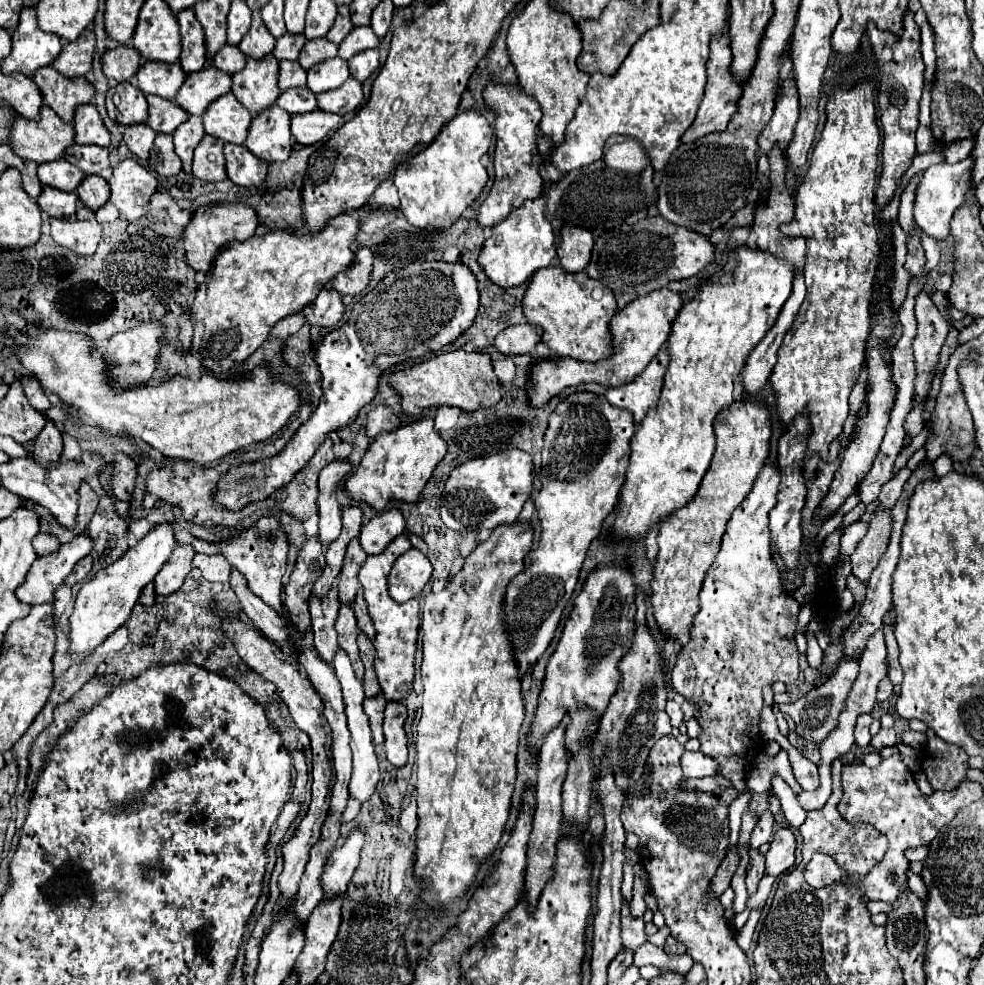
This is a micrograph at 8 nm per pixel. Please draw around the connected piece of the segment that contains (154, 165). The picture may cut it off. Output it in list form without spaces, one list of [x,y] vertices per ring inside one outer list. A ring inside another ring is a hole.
[[[166,133],[156,135],[148,163],[150,163],[150,169],[162,177],[172,177],[182,169],[180,157],[176,155],[172,145],[172,135],[166,135]]]

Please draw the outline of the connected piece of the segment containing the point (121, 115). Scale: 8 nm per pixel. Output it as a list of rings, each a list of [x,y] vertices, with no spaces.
[[[132,81],[110,87],[106,93],[106,107],[110,119],[122,125],[144,123],[148,117],[146,97]]]

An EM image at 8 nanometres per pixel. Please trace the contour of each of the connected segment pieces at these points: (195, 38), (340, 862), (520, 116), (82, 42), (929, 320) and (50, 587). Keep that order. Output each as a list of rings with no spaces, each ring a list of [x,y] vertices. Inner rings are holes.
[[[182,9],[182,13],[176,15],[182,35],[182,55],[180,65],[186,73],[194,73],[198,69],[206,67],[206,43],[204,43],[204,31],[198,19],[194,17],[192,9]]]
[[[354,827],[346,837],[344,845],[336,847],[334,853],[330,853],[330,861],[326,863],[326,869],[322,873],[324,897],[334,897],[344,893],[348,881],[352,879],[358,867],[364,839],[366,839],[366,833],[360,827]]]
[[[488,85],[484,91],[486,103],[498,113],[496,117],[496,149],[494,149],[494,183],[490,187],[488,197],[476,211],[476,219],[484,227],[492,227],[502,221],[512,209],[518,209],[526,199],[540,197],[544,191],[544,179],[540,175],[542,155],[538,151],[538,123],[542,119],[542,111],[538,103],[524,93],[520,87],[504,87],[504,85]]]
[[[84,29],[82,35],[76,41],[64,45],[62,53],[56,57],[52,67],[58,73],[62,73],[64,77],[68,77],[68,79],[82,77],[82,75],[86,75],[92,69],[94,49],[96,49],[94,31],[92,29]]]
[[[916,295],[916,321],[918,335],[914,337],[914,359],[916,359],[916,389],[914,401],[926,399],[932,383],[932,375],[938,363],[938,353],[948,333],[948,321],[940,315],[930,295]]]
[[[80,533],[70,543],[62,543],[56,553],[38,557],[18,589],[18,599],[30,605],[52,603],[54,589],[66,579],[74,565],[92,551],[92,547],[94,539],[88,533]]]

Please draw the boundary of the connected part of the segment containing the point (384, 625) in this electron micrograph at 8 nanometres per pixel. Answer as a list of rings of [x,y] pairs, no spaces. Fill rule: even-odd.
[[[378,555],[366,557],[358,573],[358,581],[364,589],[368,613],[376,627],[376,639],[374,639],[376,677],[388,701],[404,701],[412,691],[412,679],[414,679],[414,653],[416,653],[416,637],[418,637],[418,625],[420,625],[418,621],[420,603],[416,599],[408,603],[396,603],[388,595],[388,585],[386,585],[386,577],[382,577],[382,561],[378,561]]]

